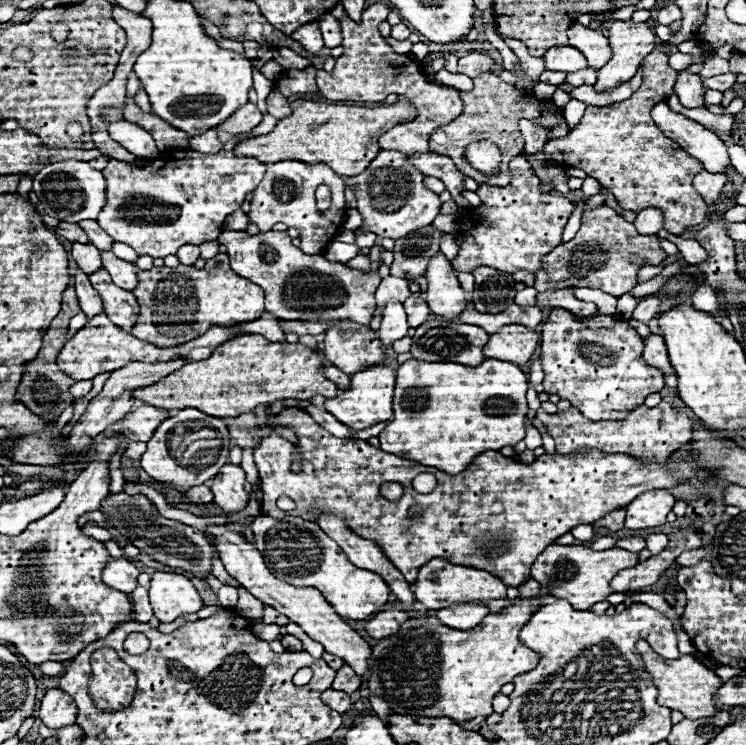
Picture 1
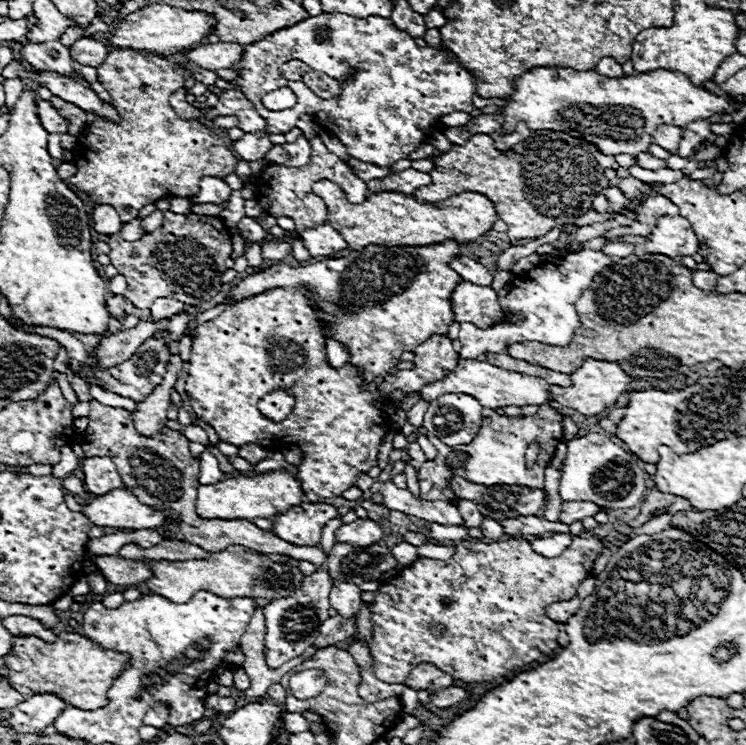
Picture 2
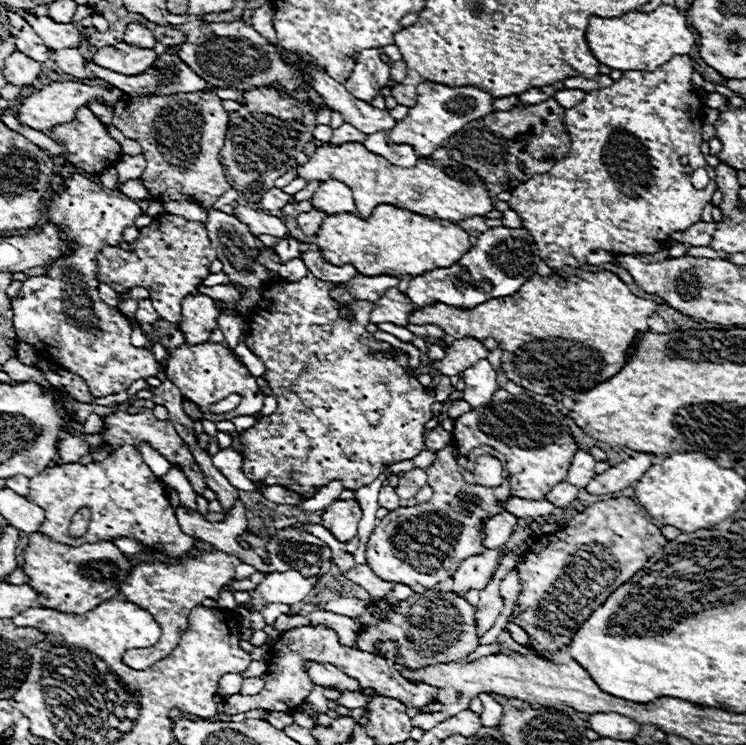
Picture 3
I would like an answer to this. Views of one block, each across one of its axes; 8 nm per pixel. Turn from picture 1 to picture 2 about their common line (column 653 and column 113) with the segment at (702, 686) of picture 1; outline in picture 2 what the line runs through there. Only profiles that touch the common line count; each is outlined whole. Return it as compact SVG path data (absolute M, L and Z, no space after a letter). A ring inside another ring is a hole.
M62 632L58 634L56 642L44 642L36 636L16 636L12 650L4 660L4 668L8 670L6 678L22 696L52 692L54 696L64 698L64 702L70 706L80 710L94 710L108 702L106 690L124 670L124 664L130 660L130 656L124 652L100 648L100 644L94 644L86 636Z

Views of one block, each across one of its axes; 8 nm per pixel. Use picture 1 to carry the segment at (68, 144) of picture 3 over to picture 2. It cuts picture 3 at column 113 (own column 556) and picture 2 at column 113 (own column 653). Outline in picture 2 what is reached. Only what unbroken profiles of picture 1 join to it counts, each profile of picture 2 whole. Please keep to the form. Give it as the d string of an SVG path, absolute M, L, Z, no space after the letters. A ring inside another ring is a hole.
M130 50L110 52L106 62L98 68L98 82L112 96L112 106L120 112L120 122L108 118L96 118L90 126L82 130L74 146L76 174L72 182L88 192L96 204L110 204L122 222L130 222L138 216L140 208L166 196L194 196L200 190L200 180L204 176L220 176L234 172L238 158L224 146L224 142L204 124L196 120L182 120L172 110L168 98L184 86L184 72L174 66L174 62L162 56L142 56Z

